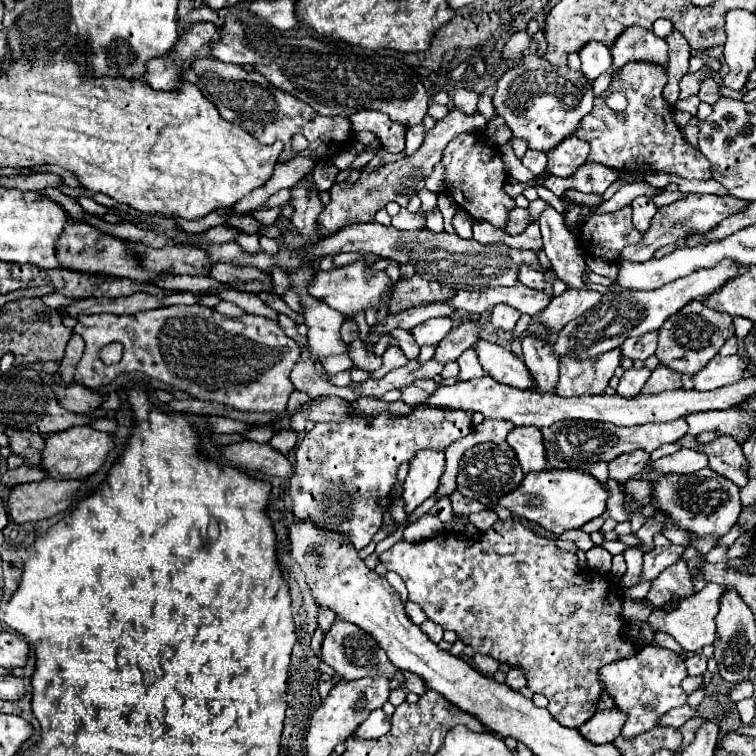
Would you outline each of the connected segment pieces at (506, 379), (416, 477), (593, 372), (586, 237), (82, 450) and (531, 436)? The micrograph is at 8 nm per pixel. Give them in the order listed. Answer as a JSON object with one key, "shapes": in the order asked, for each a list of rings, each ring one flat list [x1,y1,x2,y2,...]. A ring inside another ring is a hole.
{"shapes":[[[477,339,473,349,477,351,479,363,485,369,487,375,491,375,495,381,517,387,517,389,531,389,533,381,531,375,517,355,507,351,505,347,497,343,489,343,485,339]],[[425,449,419,451,409,465,409,475,403,483,401,495,407,515,411,515,427,497,431,497,437,491,445,467,445,453]],[[621,349,603,353,597,361,577,361,563,357,559,363,557,395,601,395,615,375,621,361]],[[623,207,615,213,599,213,587,217,579,241,585,251,605,261,617,261,623,247,639,243,641,233,633,227,631,207]],[[71,427,65,429,63,433,55,433,45,439,41,467,53,479,85,479,105,463,113,447,115,447,115,437,111,433,103,433,93,427]],[[515,427,507,435,507,443,515,451,525,475,531,471,545,471,547,469,543,435,537,427]]]}

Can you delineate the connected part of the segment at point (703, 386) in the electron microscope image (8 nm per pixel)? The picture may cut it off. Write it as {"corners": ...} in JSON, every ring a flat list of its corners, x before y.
{"corners":[[715,355,709,365,705,365,697,375,693,375,693,385,697,391,711,391,735,383,743,377,745,363,739,355,721,357]]}

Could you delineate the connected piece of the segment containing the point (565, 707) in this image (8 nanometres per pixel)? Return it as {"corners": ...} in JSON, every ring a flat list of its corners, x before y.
{"corners":[[509,517,505,523,503,521,497,521,487,533,479,535,477,539,467,539,463,537,461,533,441,533,433,539,427,539,427,541,419,541,419,543,409,543,409,541,399,541,395,543,391,549,387,549,385,553,381,553,381,563,389,569,389,571,395,571,401,575,401,579,405,581,407,585,407,591,409,591,409,601,413,603,419,603,423,607,423,611,427,613,427,617,435,623,439,623,443,629,451,629,457,633,457,637,473,647,475,653,481,653,481,655,489,655,501,663,509,663,511,667,521,667,527,675,527,687,533,691,533,693,543,693,547,699,549,699,549,709,551,709,551,715,565,727,579,727,583,725,597,709,597,699,599,695,603,693,603,685,599,683,597,679,597,671,599,667,603,667,605,663,611,663,611,661,617,661,617,659,623,659,623,657,629,657,635,653,635,647,631,647,625,639,623,639,623,619,621,619,621,595,617,593,617,585,613,583,611,577,607,575,599,575,599,573,591,573,591,577,587,573,579,573,577,569,577,555,575,553,567,553,567,551,561,551,555,541,551,539,543,539,539,535,535,535,531,529,527,529,525,525,521,525,521,521]]}

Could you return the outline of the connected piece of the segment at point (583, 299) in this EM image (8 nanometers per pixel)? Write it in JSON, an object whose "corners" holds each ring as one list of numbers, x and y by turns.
{"corners":[[567,289,563,295,553,297,549,307,539,315,539,323,549,333,559,333,569,321,597,305,601,299,599,291,593,289]]}

